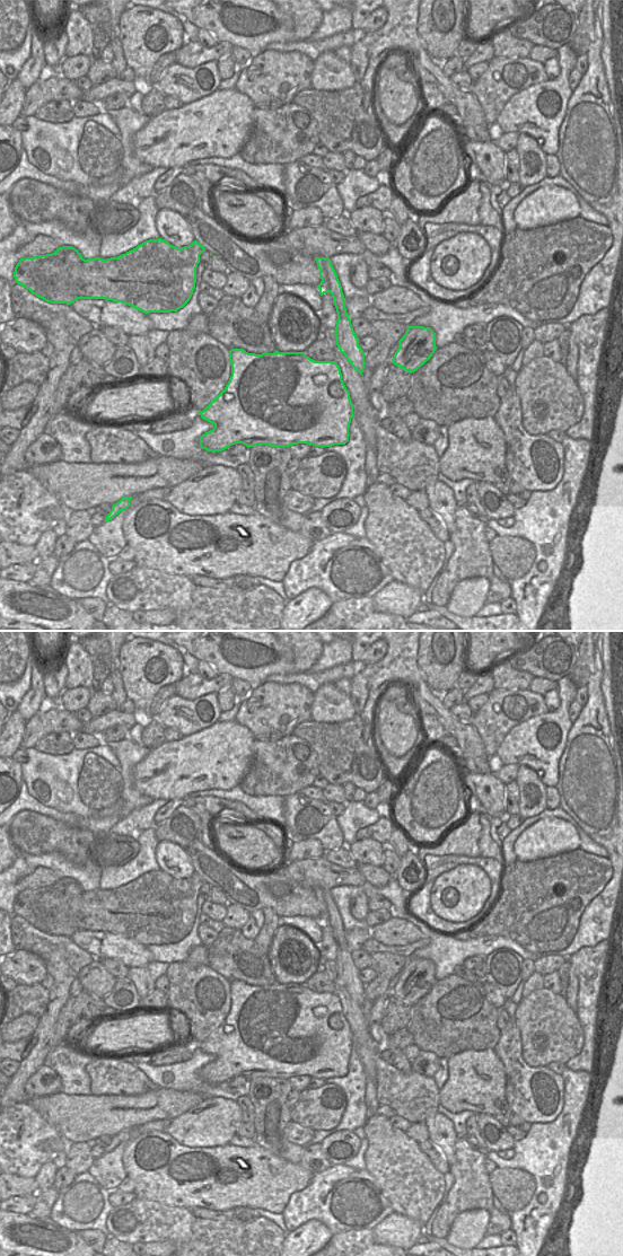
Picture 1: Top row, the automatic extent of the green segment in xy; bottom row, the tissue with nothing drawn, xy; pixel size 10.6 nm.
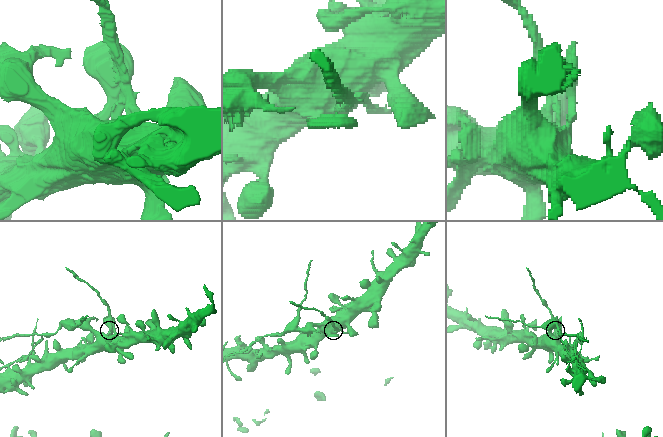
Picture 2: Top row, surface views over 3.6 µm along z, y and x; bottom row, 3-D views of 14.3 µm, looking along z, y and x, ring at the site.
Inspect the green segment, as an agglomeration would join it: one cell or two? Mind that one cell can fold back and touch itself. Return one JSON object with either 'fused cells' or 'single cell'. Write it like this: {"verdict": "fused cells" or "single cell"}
{"verdict": "fused cells"}

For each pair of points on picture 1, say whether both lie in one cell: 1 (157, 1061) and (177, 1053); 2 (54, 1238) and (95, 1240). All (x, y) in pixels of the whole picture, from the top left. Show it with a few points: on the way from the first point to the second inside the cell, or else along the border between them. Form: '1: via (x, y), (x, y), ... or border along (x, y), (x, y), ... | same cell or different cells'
1: via (161, 1056), (173, 1054) | same cell
2: border along (76, 1232), (88, 1244) | different cells

